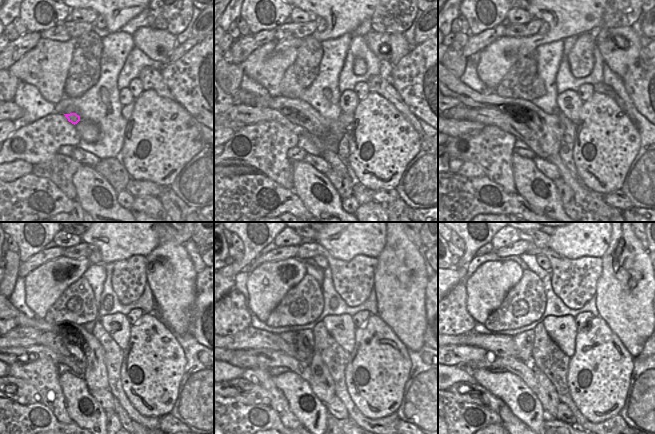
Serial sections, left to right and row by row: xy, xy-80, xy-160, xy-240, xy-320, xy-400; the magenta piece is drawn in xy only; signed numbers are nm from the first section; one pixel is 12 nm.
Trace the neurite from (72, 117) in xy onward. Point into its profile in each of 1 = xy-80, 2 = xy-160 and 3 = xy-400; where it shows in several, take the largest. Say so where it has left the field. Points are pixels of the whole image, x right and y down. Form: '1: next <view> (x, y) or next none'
1: next xy-80 (298, 111)
2: next xy-160 (549, 129)
3: next xy-400 (547, 394)

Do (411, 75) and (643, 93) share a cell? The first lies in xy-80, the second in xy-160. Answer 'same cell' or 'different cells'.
same cell

